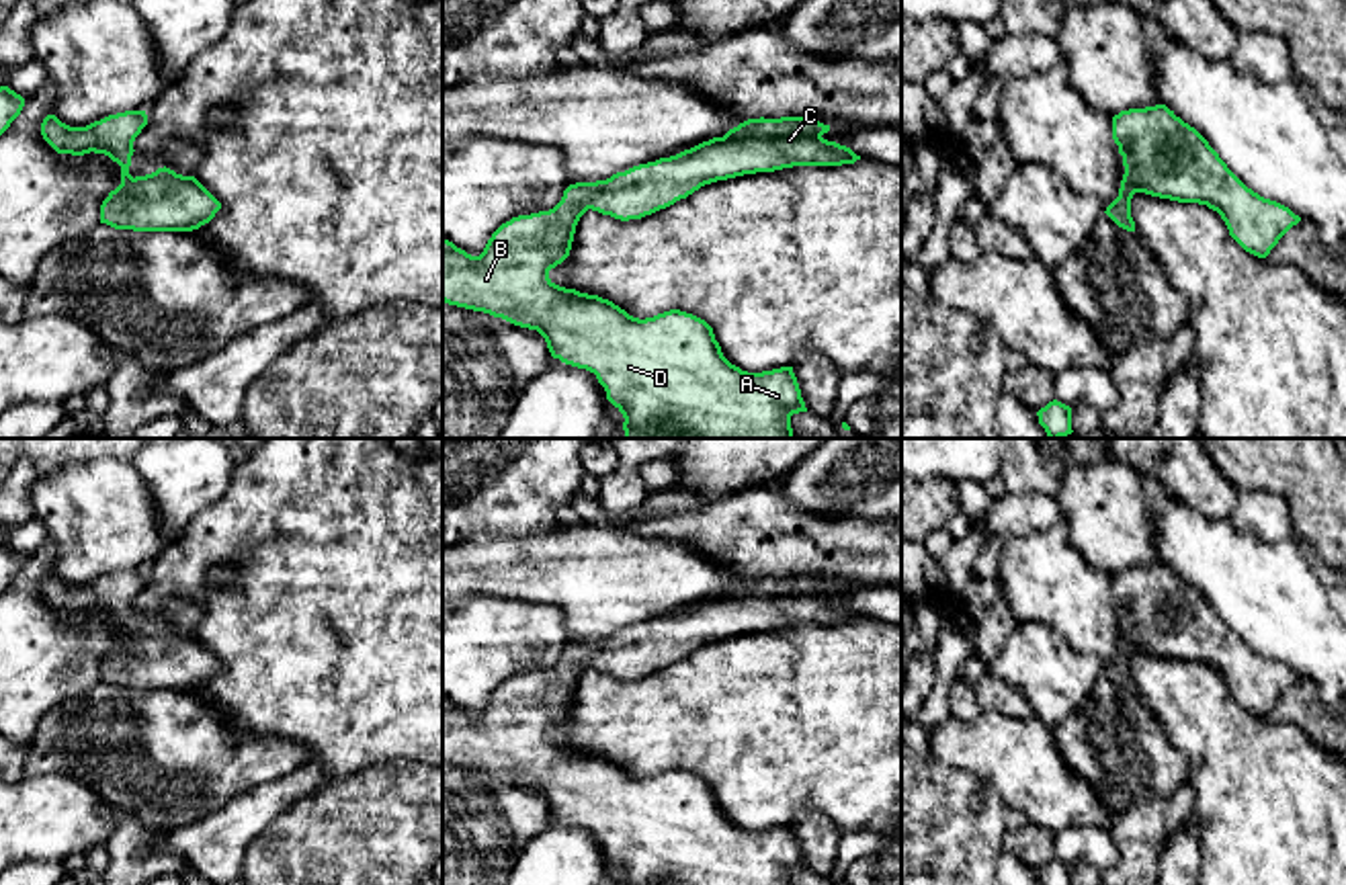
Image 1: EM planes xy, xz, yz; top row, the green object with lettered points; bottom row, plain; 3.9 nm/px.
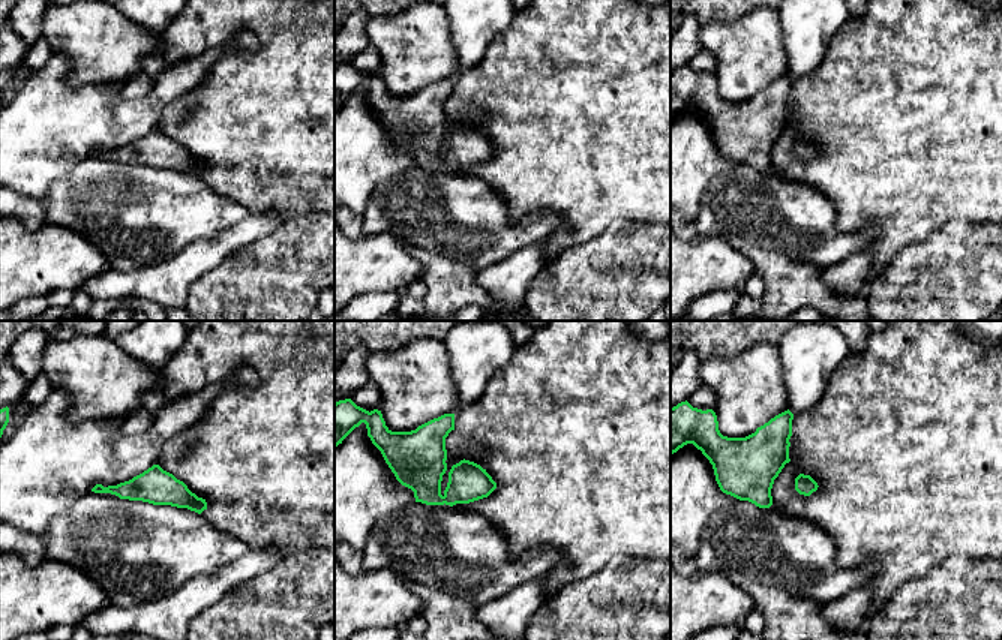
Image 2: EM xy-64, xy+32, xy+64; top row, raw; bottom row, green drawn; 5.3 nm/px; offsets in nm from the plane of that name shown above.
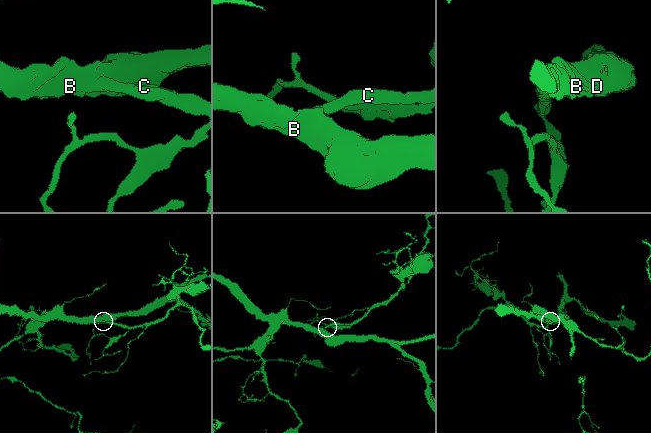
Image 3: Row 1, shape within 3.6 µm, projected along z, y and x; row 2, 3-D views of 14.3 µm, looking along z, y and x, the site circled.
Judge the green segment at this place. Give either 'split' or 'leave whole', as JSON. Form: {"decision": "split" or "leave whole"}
{"decision": "leave whole"}

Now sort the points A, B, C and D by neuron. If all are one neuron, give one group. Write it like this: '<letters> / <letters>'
A B C D

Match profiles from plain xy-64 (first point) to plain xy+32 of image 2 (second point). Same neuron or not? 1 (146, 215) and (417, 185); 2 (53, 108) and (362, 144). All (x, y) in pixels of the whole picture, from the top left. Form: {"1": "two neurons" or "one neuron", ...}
{"1": "one neuron", "2": "one neuron"}

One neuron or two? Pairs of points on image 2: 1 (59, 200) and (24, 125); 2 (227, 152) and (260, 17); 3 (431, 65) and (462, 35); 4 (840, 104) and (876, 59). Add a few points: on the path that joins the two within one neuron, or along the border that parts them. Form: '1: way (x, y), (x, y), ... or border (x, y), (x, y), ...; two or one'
1: border (80, 162), (60, 174), (42, 195); two
2: way (260, 119), (267, 111), (267, 50); one
3: border (444, 15), (450, 29), (450, 44), (461, 71); two
4: way (851, 93), (875, 69); one

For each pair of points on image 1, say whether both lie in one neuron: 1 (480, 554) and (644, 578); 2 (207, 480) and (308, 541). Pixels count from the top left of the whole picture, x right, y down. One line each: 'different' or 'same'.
1: same
2: different

